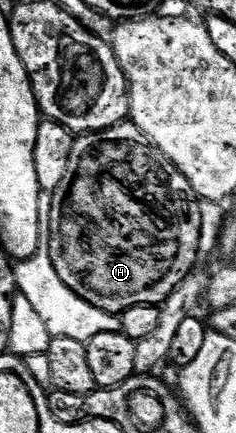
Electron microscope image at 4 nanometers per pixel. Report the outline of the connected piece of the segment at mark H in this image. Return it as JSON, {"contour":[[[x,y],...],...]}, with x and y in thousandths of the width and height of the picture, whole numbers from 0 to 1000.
{"contour":[[[525,279],[441,303],[377,303],[322,319],[309,335],[309,363],[292,363],[292,390],[258,416],[258,427],[225,446],[225,520],[191,529],[191,577],[225,594],[225,621],[242,621],[258,649],[275,649],[275,658],[292,658],[292,667],[309,667],[326,686],[377,695],[377,704],[411,714],[445,714],[445,723],[517,732],[568,707],[686,704],[720,679],[801,640],[809,628],[831,624],[847,605],[847,467],[843,453],[826,448],[792,411],[750,390],[750,381],[733,381],[733,372],[716,372],[699,353],[657,342],[631,326],[631,316],[614,316],[614,307],[597,307],[597,298],[581,298],[572,284]]]}

